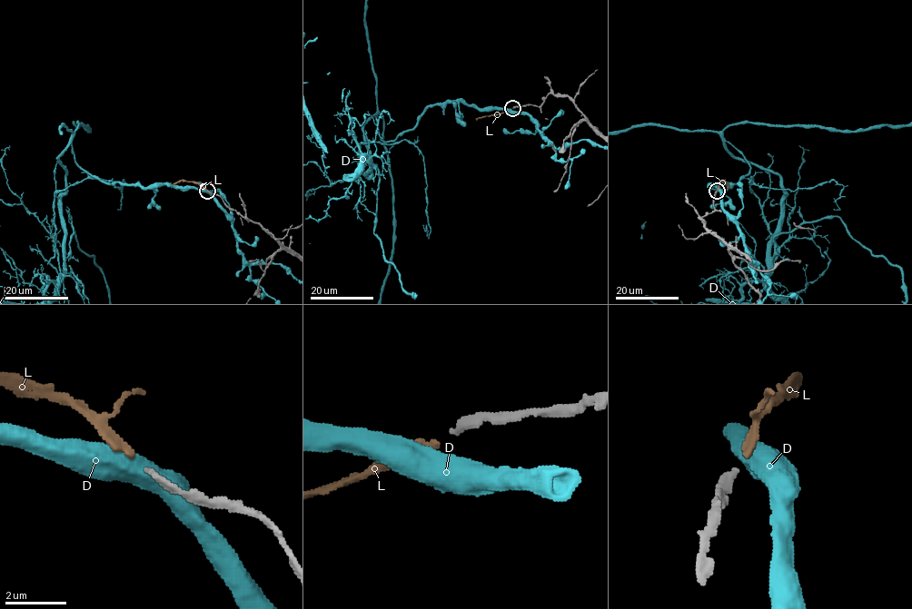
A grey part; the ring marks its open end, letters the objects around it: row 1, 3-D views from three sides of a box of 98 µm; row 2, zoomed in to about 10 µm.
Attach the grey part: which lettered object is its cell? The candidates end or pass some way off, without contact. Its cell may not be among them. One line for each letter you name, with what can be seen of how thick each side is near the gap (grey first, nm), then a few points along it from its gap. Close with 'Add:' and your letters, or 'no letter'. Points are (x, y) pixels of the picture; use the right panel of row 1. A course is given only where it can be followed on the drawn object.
L: 240 nm thick on the grey side, 220 nm on the other; it runs (718, 190), (724, 180), (728, 187)
Add: L

